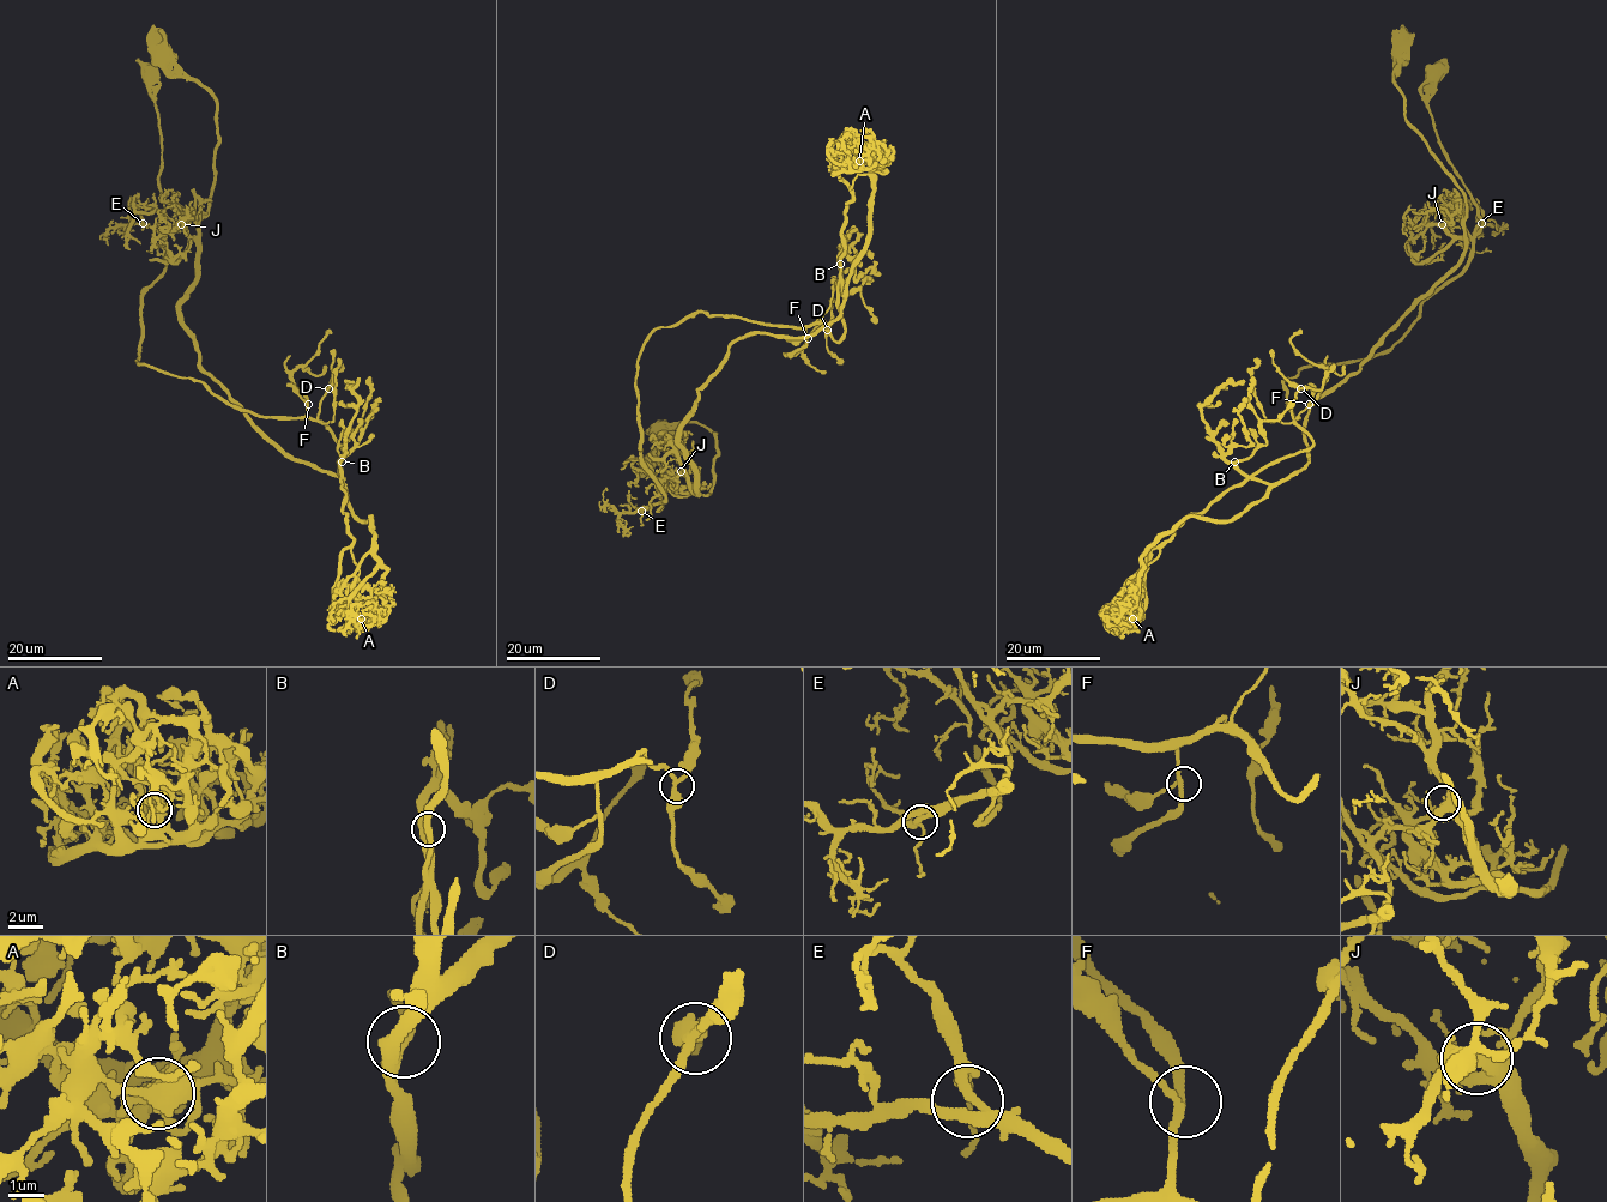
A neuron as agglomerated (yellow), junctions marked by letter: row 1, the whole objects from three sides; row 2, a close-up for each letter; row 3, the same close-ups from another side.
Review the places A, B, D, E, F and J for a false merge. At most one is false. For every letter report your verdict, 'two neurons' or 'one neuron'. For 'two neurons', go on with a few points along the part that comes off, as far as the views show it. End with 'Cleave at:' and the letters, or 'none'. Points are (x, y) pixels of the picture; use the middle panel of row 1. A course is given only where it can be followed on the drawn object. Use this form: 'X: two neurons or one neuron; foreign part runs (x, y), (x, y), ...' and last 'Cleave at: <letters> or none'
A: two neurons; foreign part runs (859, 161), (833, 173), (845, 332), (657, 328), (635, 385), (658, 511), (654, 457), (636, 475)
B: one neuron
D: one neuron
E: one neuron
F: one neuron
J: one neuron
Cleave at: A

